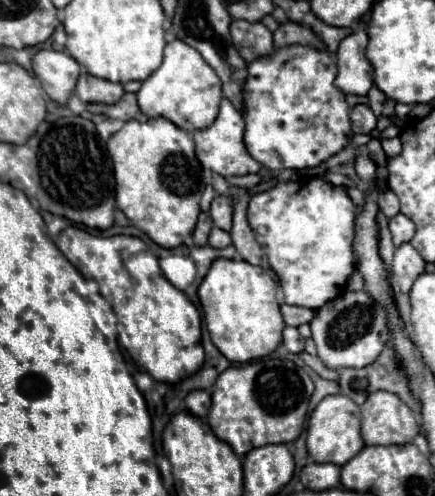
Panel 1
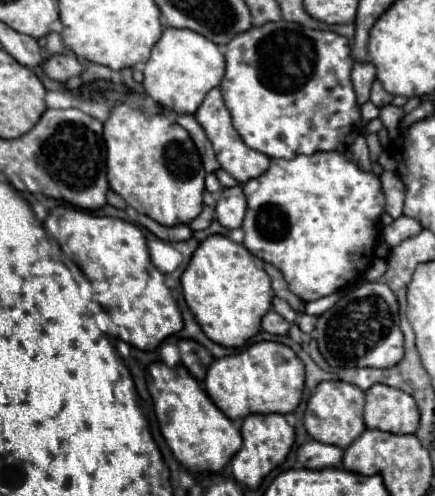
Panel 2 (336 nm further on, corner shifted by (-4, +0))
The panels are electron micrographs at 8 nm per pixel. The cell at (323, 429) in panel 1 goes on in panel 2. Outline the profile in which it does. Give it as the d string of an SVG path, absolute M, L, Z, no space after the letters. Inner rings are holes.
M339 380L321 382L315 394L307 402L305 428L313 440L323 444L333 444L345 450L347 446L351 446L351 442L355 442L365 432L363 406L365 406L365 392L359 390L357 386Z

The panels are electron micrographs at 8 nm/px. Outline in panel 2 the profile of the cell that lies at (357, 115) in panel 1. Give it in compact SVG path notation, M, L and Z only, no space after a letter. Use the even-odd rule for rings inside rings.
M355 64L353 72L351 72L351 82L353 82L355 94L357 94L359 106L365 104L369 100L371 86L375 82L375 66L371 66L371 64Z

